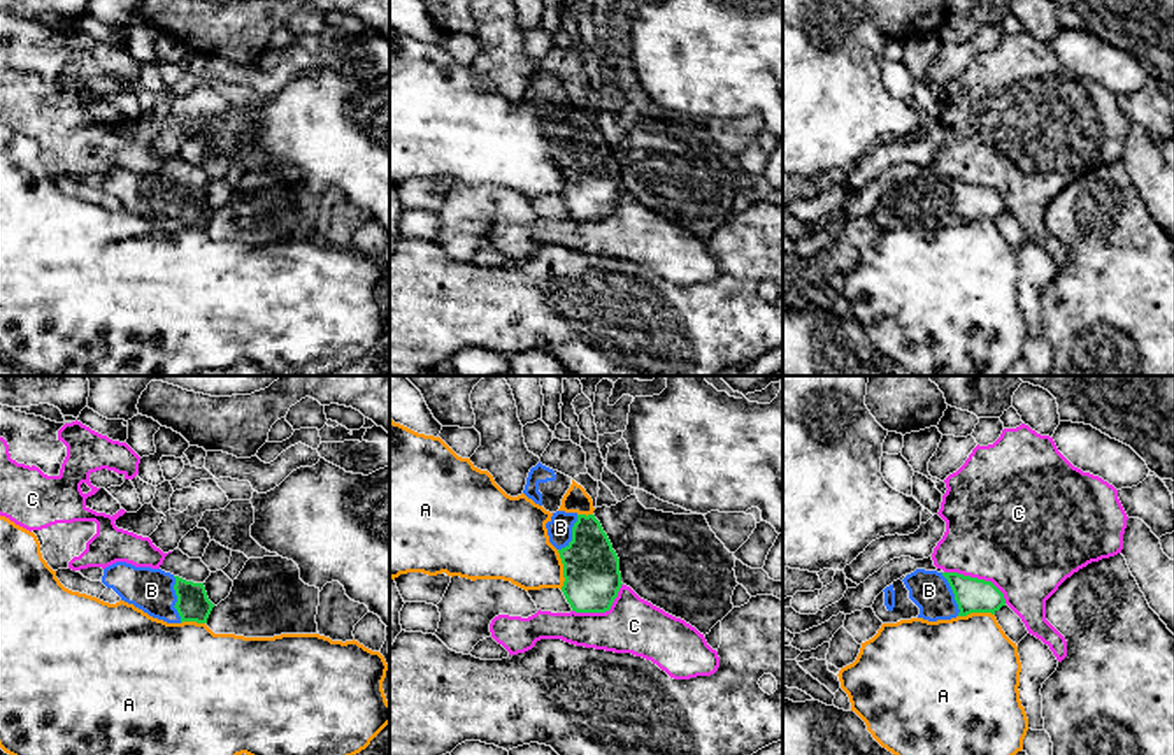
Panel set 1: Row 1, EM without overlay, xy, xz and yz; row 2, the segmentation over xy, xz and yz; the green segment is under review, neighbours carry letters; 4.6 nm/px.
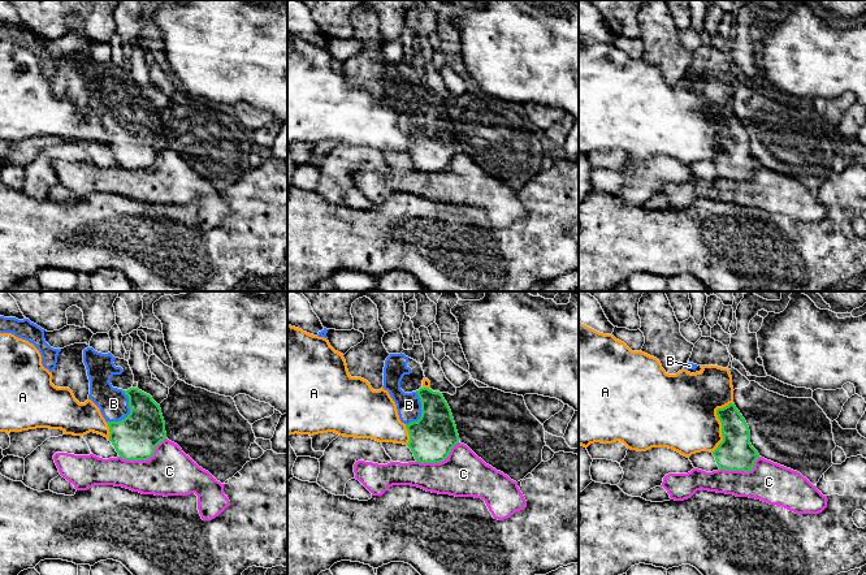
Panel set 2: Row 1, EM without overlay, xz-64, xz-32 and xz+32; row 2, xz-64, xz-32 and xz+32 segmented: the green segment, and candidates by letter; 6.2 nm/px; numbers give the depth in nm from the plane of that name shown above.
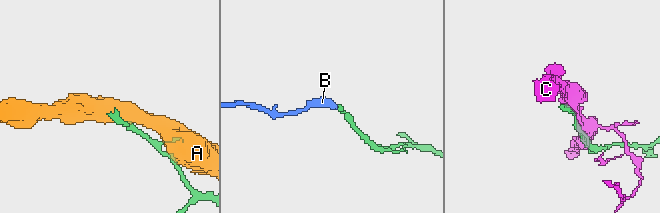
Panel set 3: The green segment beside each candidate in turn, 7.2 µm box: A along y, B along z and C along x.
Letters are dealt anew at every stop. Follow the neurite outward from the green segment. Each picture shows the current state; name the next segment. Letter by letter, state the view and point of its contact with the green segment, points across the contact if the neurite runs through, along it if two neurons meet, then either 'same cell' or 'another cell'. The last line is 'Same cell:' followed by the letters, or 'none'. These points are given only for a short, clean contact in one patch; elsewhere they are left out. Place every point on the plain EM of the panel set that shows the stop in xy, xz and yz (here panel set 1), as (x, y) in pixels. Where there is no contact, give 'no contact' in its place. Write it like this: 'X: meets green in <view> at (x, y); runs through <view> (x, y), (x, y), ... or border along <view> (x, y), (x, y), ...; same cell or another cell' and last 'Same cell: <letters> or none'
A: meets green in xz at (564, 176); another cell
B: meets green in xy at (178, 206); runs through xy (193, 211), (178, 206), (151, 197); same cell
C: meets green in yz at (976, 185); another cell
Same cell: B

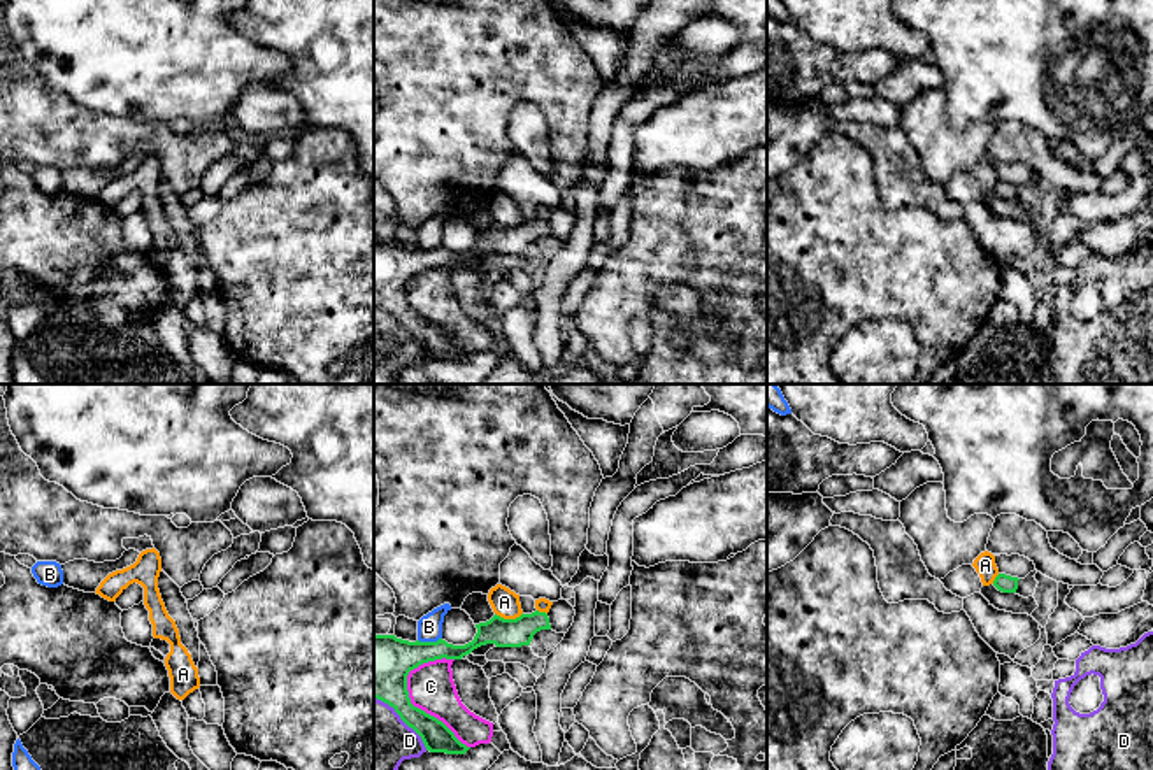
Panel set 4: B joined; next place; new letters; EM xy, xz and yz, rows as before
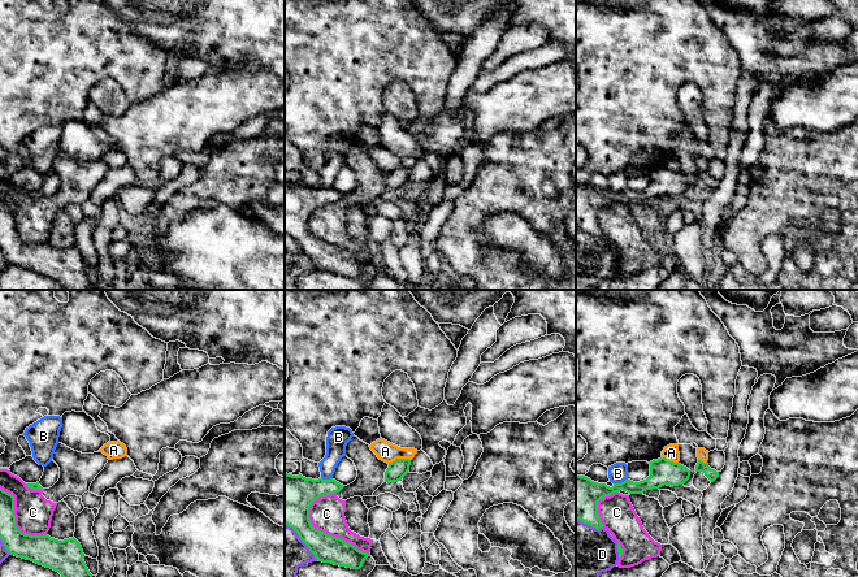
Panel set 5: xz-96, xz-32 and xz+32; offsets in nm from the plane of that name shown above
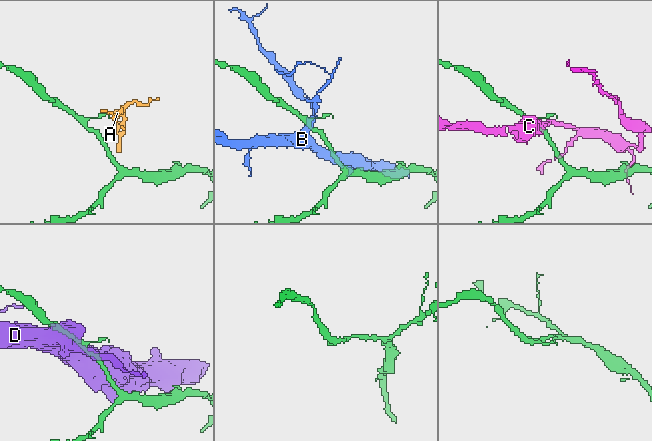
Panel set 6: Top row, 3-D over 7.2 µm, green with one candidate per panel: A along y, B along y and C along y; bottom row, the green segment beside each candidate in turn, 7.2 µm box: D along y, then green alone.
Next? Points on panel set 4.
A: meets green in xz at (509, 227); border along xz (495, 220), (504, 225), (518, 225), (522, 221); another cell
B: meets green in xz at (429, 249); another cell
C: meets green in xz at (423, 318); another cell
D: meets green in xz at (402, 327); another cell
Same cell: none

